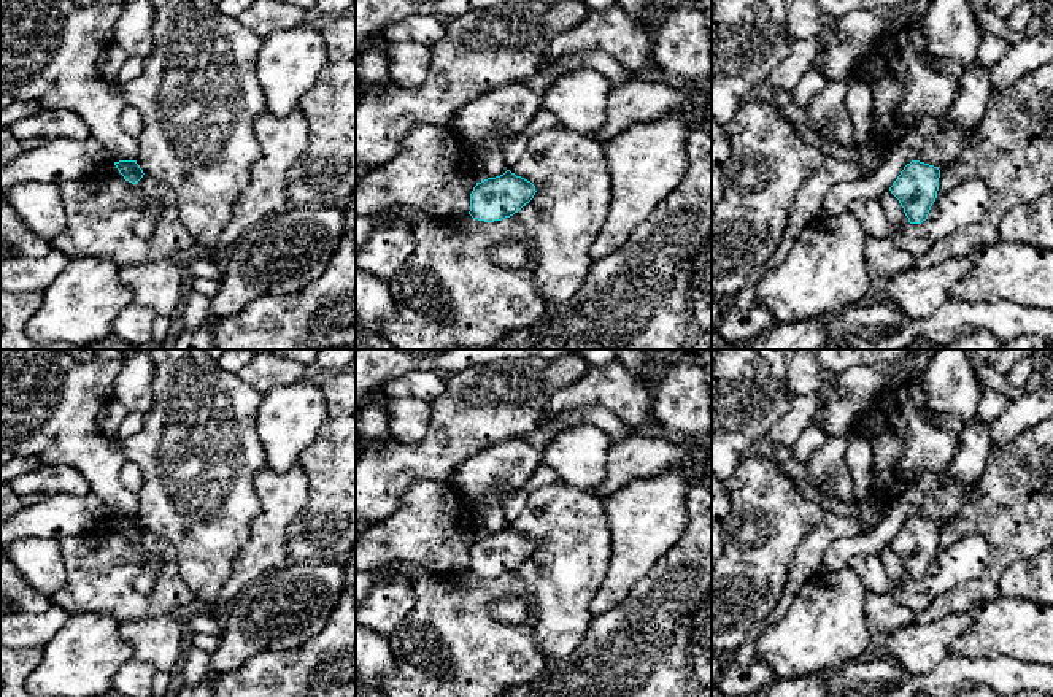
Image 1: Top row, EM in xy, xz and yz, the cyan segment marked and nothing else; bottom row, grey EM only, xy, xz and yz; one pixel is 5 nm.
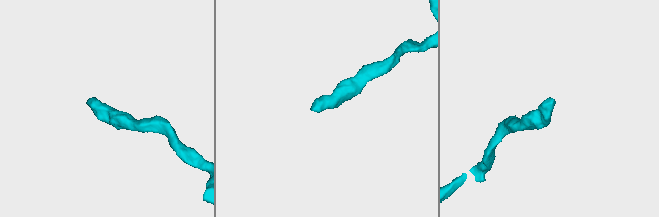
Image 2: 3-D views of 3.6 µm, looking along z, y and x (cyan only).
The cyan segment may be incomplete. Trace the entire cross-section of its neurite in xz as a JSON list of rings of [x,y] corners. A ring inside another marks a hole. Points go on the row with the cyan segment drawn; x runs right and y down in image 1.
[[[507,170],[503,175],[476,183],[470,194],[473,219],[494,222],[513,216],[535,195],[535,186]]]

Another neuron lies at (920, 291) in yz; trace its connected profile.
[[[966,256],[934,267],[913,267],[878,283],[872,295],[891,298],[910,318],[928,318],[951,300],[951,287],[972,270]]]

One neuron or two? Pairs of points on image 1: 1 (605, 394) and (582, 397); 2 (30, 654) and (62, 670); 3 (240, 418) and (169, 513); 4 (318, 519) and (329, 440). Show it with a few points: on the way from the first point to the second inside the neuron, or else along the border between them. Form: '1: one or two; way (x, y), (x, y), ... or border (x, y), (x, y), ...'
1: one; way (599, 394), (588, 394)
2: two; border (43, 648), (38, 666), (26, 680)
3: one; way (216, 442), (197, 461), (197, 485), (192, 489)
4: one; way (329, 500), (329, 459)

